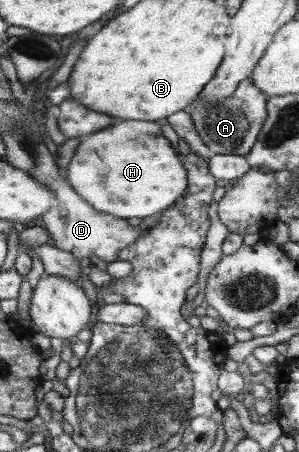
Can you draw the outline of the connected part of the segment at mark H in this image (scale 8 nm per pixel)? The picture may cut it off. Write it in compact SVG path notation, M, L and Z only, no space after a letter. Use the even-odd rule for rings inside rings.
M120 120L114 124L116 126L96 132L80 142L66 168L68 183L79 195L84 194L84 198L88 198L88 202L92 202L96 210L104 210L106 214L114 214L116 218L146 218L165 211L186 192L187 168L178 160L172 144L162 136L156 121Z

